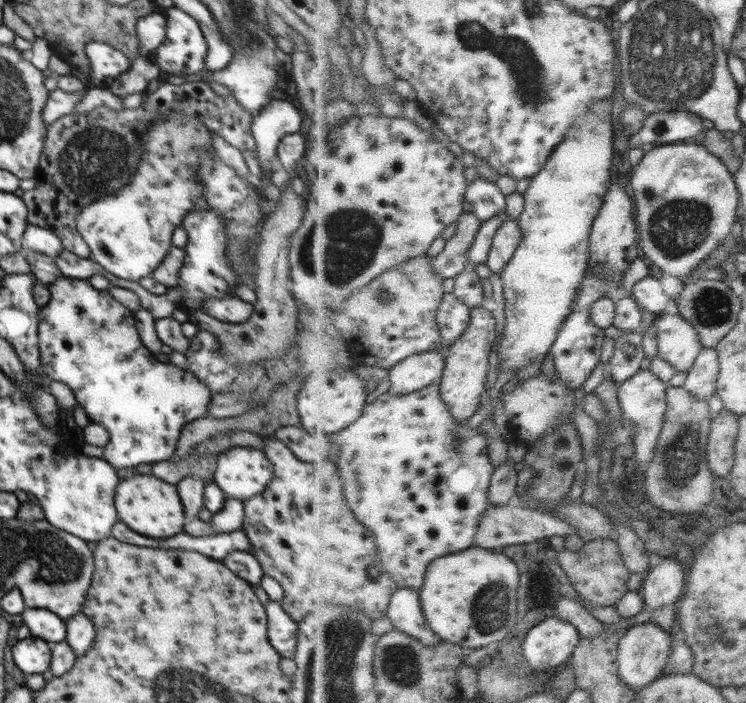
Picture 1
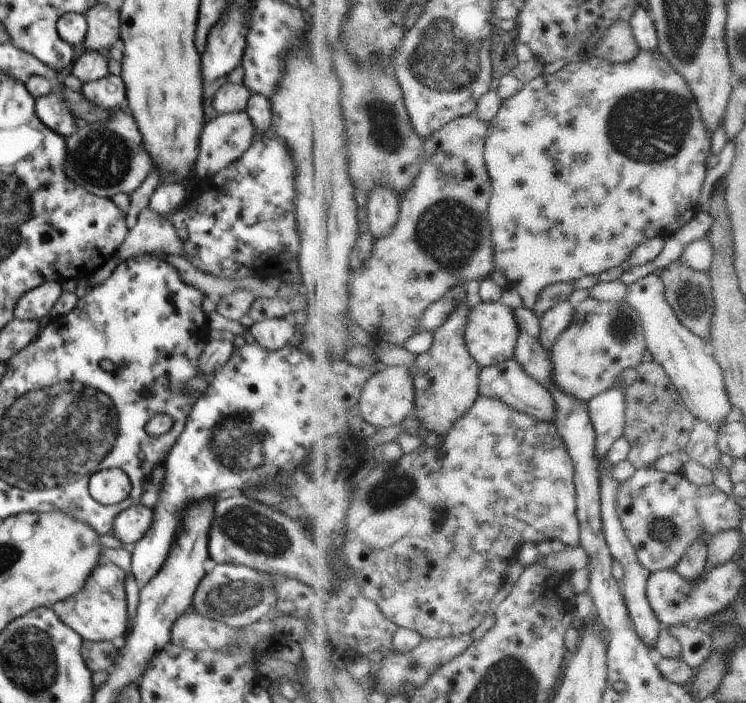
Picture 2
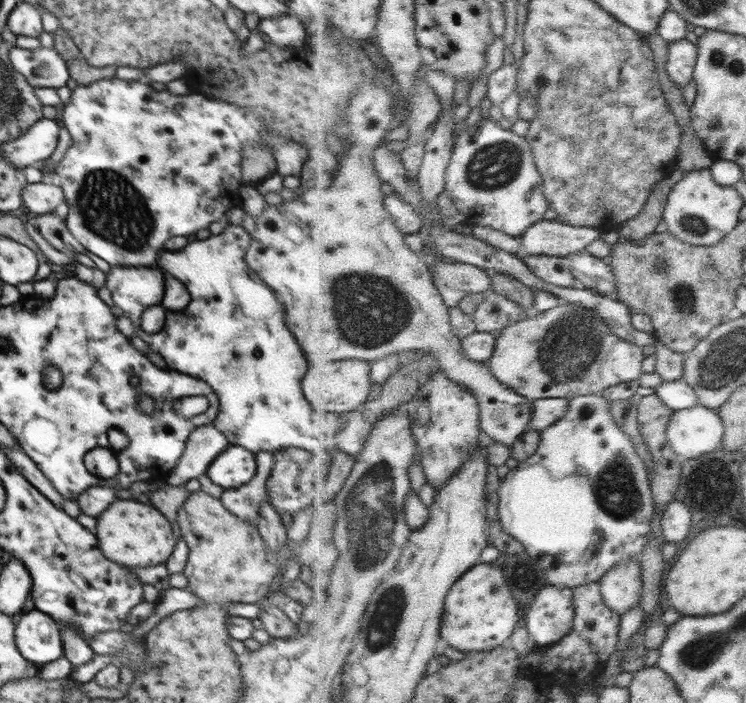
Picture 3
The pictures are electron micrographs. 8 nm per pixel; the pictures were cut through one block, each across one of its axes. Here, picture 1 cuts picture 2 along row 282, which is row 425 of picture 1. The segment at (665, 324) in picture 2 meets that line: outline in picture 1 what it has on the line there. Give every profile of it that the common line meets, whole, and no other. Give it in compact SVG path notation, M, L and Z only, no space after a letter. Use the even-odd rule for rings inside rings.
M651 368L641 370L634 378L620 384L619 397L626 417L629 417L637 426L637 436L633 438L636 446L636 455L640 464L649 467L649 464L655 460L655 454L659 447L659 440L665 427L666 413L668 413L669 386L658 376Z

